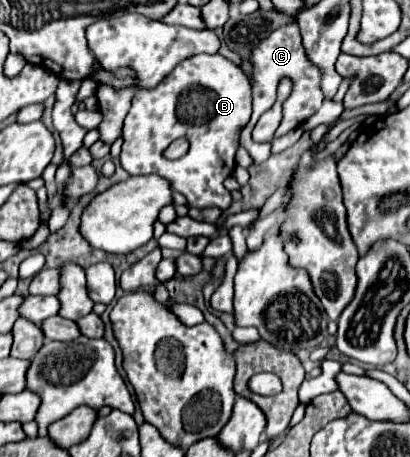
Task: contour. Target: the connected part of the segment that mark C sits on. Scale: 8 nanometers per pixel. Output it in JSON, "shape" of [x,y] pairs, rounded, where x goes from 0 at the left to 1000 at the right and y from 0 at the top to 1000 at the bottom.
{"shape":[[[698,53],[673,61],[654,83],[644,83],[615,114],[610,114],[610,140],[615,140],[615,188],[620,188],[620,245],[615,258],[605,267],[605,276],[595,280],[590,298],[585,298],[585,315],[610,333],[610,341],[620,346],[620,359],[644,354],[659,341],[659,315],[634,315],[615,306],[615,284],[629,267],[629,258],[659,241],[668,232],[673,219],[673,197],[688,171],[707,171],[712,175],[712,206],[693,219],[688,236],[693,236],[693,258],[683,267],[683,280],[673,284],[673,298],[693,298],[698,289],[727,280],[732,271],[741,271],[780,232],[785,232],[785,193],[780,193],[780,175],[785,175],[785,158],[776,153],[776,144],[766,144],[741,114],[737,101],[737,83],[732,83],[732,66],[727,53]]]}

